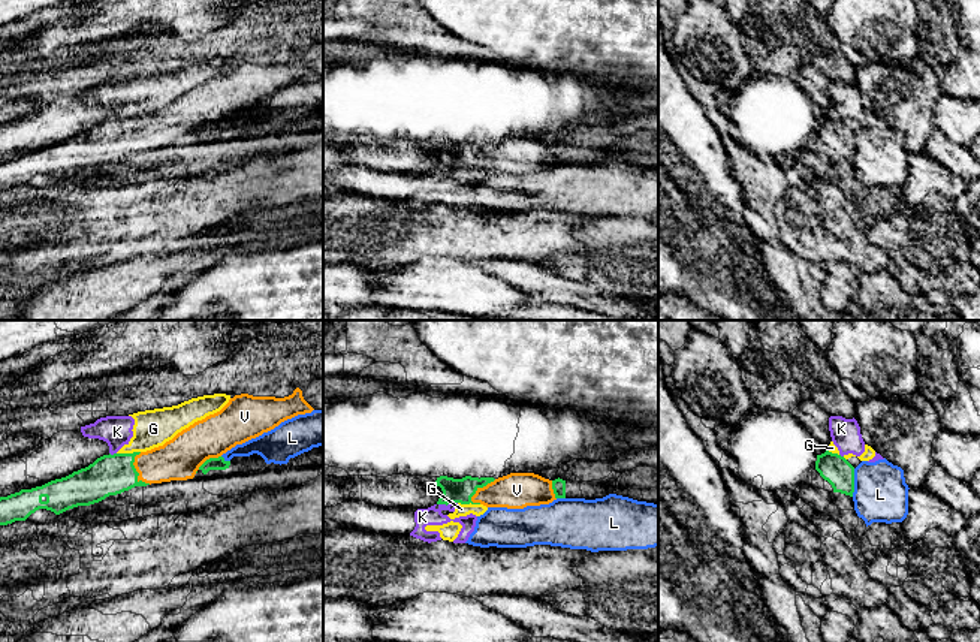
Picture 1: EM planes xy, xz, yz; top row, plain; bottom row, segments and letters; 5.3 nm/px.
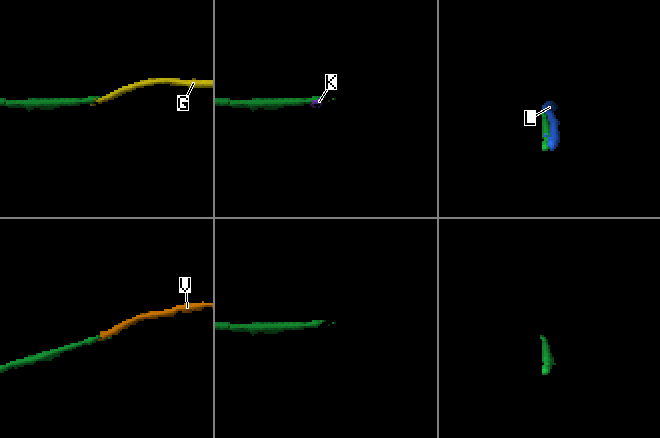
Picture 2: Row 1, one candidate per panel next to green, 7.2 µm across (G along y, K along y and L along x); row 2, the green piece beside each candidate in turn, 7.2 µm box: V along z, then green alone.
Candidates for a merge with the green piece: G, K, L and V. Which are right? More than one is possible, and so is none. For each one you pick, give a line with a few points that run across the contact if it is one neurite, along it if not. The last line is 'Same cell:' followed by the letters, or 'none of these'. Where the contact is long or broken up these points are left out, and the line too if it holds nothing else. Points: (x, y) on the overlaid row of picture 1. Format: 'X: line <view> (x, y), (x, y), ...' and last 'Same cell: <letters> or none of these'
Same cell: V

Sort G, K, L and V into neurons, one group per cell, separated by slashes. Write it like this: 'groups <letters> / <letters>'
groups G K / L / V

